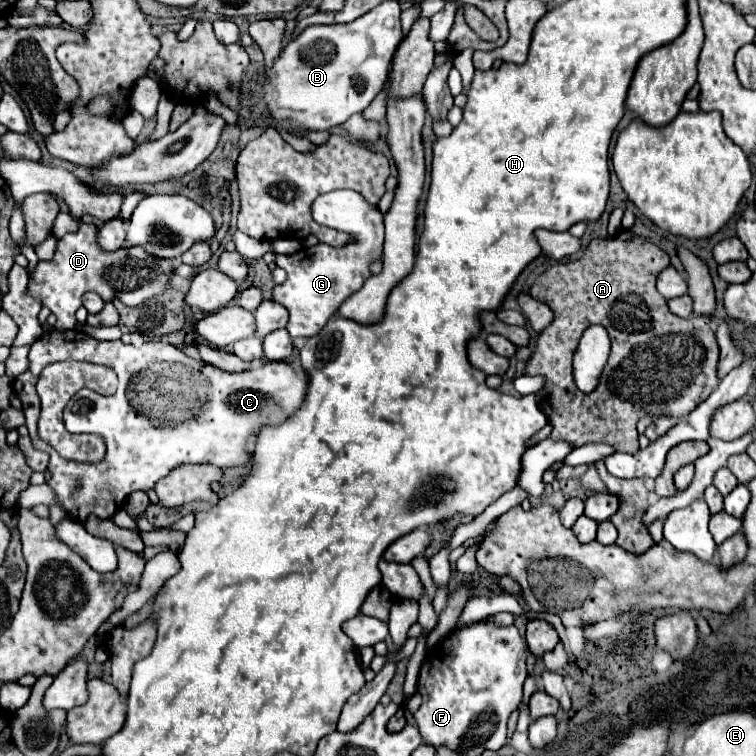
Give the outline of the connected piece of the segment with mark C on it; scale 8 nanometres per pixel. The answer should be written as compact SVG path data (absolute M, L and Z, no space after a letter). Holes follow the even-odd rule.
M82 330L44 332L30 346L28 360L30 360L28 370L12 380L14 392L18 394L18 398L24 404L26 426L30 430L34 448L42 450L50 456L48 472L52 478L48 480L48 484L58 494L58 500L60 500L62 508L66 510L66 514L78 522L84 522L90 514L96 514L98 518L112 518L118 512L118 508L124 504L124 500L130 492L154 488L154 484L162 476L166 476L174 466L178 466L182 462L192 462L192 464L208 462L208 464L214 464L220 468L248 466L248 462L250 462L250 454L246 450L248 438L256 436L264 426L278 426L286 418L290 418L304 404L306 390L308 390L306 370L304 368L294 370L294 366L288 362L264 362L252 370L246 370L240 374L228 374L228 372L222 372L222 370L216 370L210 366L202 366L198 360L184 356L180 350L176 350L168 344L148 342L148 344L142 344L140 348L136 348L132 344L122 344L122 340L116 340L116 342L96 340ZM60 360L84 360L84 362L92 362L92 364L104 364L118 374L120 386L114 395L102 396L96 392L88 392L93 390L82 388L71 398L63 412L64 424L70 433L94 433L104 438L106 458L100 464L68 462L68 460L60 458L36 434L36 422L38 422L38 414L40 414L36 380L46 366L60 362ZM88 400L96 400L96 404L92 404L92 410L88 408Z

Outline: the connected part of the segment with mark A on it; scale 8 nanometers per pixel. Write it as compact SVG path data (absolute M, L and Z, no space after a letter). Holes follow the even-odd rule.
M628 234L626 238L624 236L612 236L612 238L594 238L588 248L584 250L584 256L576 262L566 262L566 264L556 264L552 268L548 268L544 274L540 274L536 278L536 282L532 284L530 288L530 296L544 302L552 312L554 312L554 320L552 324L548 324L536 338L536 350L534 354L528 358L526 362L526 374L528 376L542 376L544 378L544 386L540 392L536 392L536 400L538 400L538 406L540 410L546 414L548 418L548 424L552 426L552 434L550 438L552 440L562 440L562 442L568 442L572 444L574 448L578 446L584 446L584 444L610 444L614 450L618 452L626 452L626 454L636 454L638 452L638 430L636 430L636 424L642 416L652 416L652 418L660 418L660 416L686 416L690 410L694 410L700 402L704 402L712 390L720 384L720 378L718 378L718 360L720 360L720 348L718 348L718 342L716 342L716 334L714 330L710 328L710 318L706 316L694 316L692 320L690 318L680 318L680 316L674 316L668 306L666 306L666 300L664 296L660 296L660 292L656 290L656 276L662 272L662 268L666 268L670 264L670 258L664 250L660 250L656 244L652 242L646 242L642 240L640 236L634 236L634 234ZM594 324L600 324L608 330L610 334L610 342L612 342L612 348L610 348L610 356L608 356L608 362L600 374L600 380L598 380L598 386L586 394L582 390L578 390L576 382L574 382L574 374L572 374L572 356L574 356L574 350L580 342L580 336L584 334L584 330L588 326L594 326Z

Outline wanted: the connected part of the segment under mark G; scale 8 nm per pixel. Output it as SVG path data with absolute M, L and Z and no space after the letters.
M334 190L328 194L318 196L312 206L312 216L318 224L342 230L350 234L354 240L332 248L328 244L316 244L312 248L302 248L300 252L292 256L276 254L272 250L272 244L268 240L254 240L242 232L236 232L232 236L236 244L236 252L242 256L260 256L266 252L272 252L276 256L276 266L284 268L288 278L284 284L274 286L272 300L282 304L290 312L290 320L286 324L286 330L292 338L312 338L316 336L324 324L334 316L338 306L354 292L362 288L366 278L370 276L370 264L374 260L382 258L382 212L376 204L370 204L364 196L358 196L354 190Z

